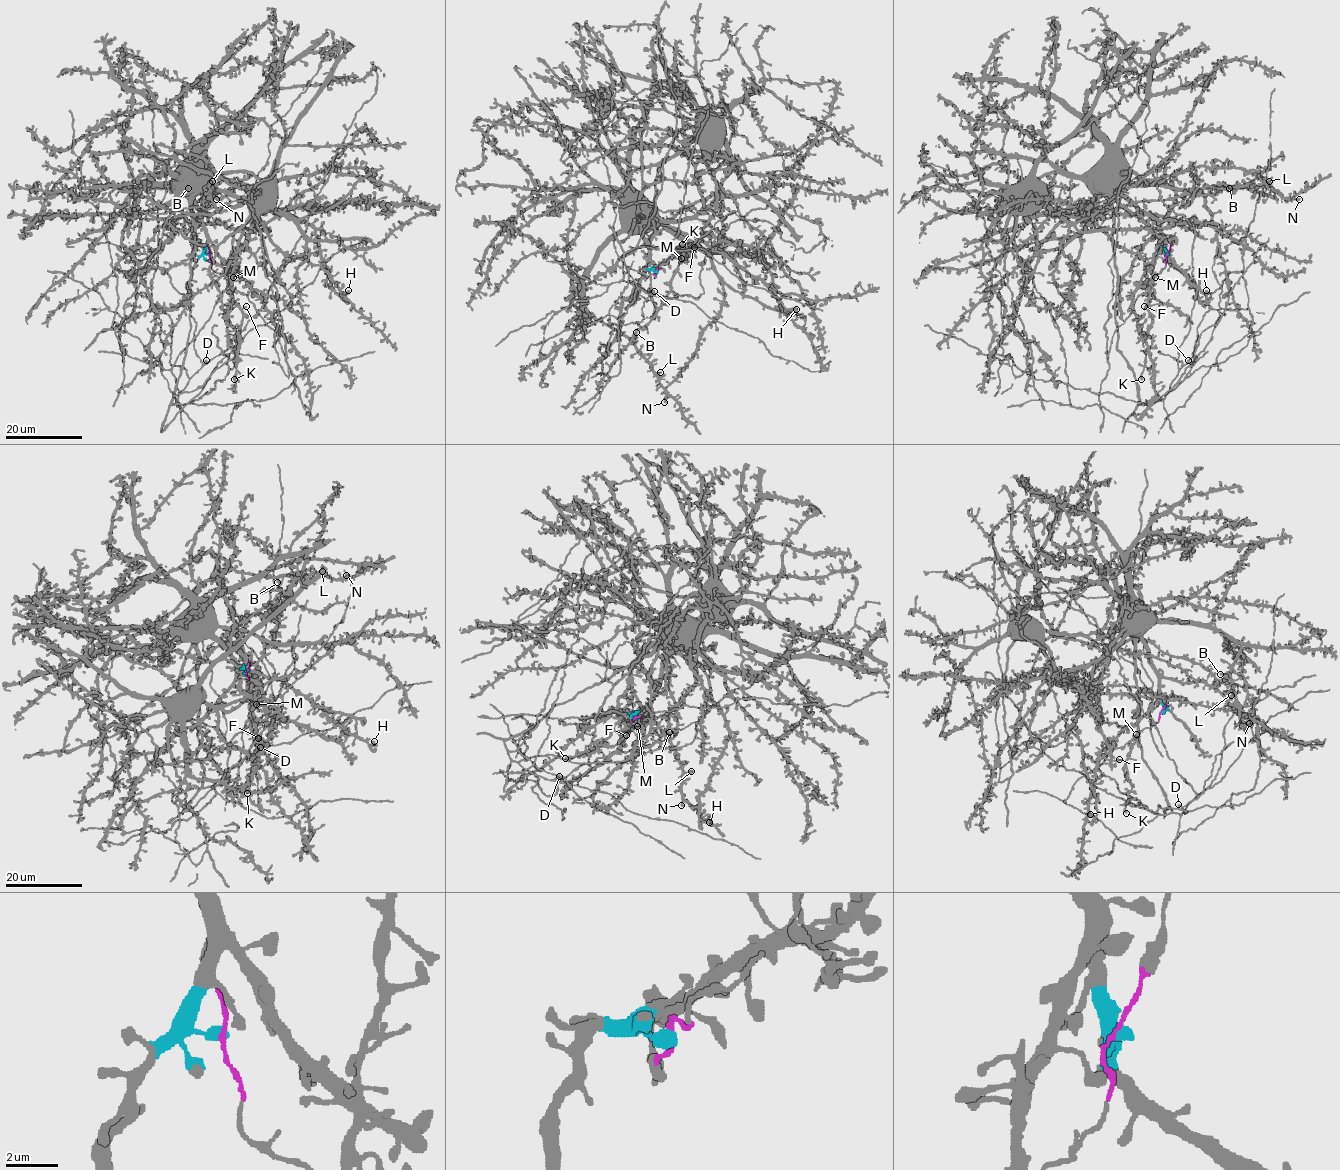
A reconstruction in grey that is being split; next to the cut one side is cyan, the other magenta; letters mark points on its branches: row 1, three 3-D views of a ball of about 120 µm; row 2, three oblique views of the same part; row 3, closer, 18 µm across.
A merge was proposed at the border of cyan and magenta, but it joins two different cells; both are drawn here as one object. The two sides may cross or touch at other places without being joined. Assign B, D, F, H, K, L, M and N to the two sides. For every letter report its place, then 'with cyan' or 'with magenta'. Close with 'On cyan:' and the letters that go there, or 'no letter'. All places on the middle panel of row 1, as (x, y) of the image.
B: (636, 332) | with cyan
D: (654, 291) | with cyan
F: (694, 247) | with magenta
H: (796, 309) | with cyan
K: (682, 244) | with magenta
L: (660, 372) | with cyan
M: (681, 258) | with magenta
N: (664, 402) | with cyan
On cyan: B, D, H, L, N

